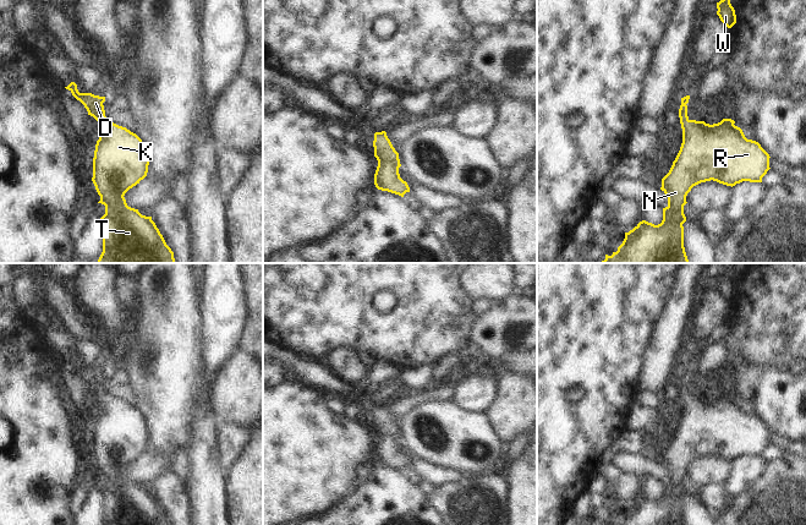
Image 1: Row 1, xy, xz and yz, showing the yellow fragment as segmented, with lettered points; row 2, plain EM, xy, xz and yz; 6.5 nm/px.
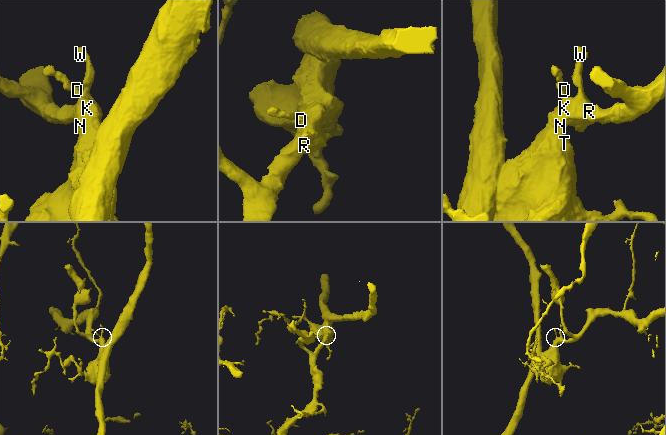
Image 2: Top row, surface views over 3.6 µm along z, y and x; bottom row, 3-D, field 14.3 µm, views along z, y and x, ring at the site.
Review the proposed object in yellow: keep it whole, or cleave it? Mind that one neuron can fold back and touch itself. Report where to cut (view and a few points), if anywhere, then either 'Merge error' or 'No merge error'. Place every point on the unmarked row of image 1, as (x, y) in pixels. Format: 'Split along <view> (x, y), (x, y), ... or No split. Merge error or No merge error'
No split. No merge error

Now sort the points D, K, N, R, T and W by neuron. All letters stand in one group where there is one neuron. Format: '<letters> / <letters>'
D K N R T W

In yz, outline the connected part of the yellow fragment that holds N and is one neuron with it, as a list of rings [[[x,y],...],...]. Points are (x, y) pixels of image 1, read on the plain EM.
[[[690,370],[681,372],[679,392],[682,403],[682,417],[669,447],[662,453],[660,464],[668,471],[668,480],[663,482],[663,494],[654,499],[640,496],[632,504],[625,507],[618,525],[685,525],[684,501],[686,491],[684,480],[691,463],[701,456],[717,455],[727,460],[735,460],[742,455],[762,456],[769,442],[769,428],[756,415],[747,414],[742,404],[731,393],[723,393],[718,398],[690,394],[687,377]]]

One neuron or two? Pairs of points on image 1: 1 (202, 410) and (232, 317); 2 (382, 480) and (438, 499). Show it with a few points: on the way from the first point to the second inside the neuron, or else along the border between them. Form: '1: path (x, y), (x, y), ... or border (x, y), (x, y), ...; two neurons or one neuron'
1: path (206, 387), (219, 340); one neuron
2: border (417, 485), (427, 497), (427, 501), (438, 512); two neurons

